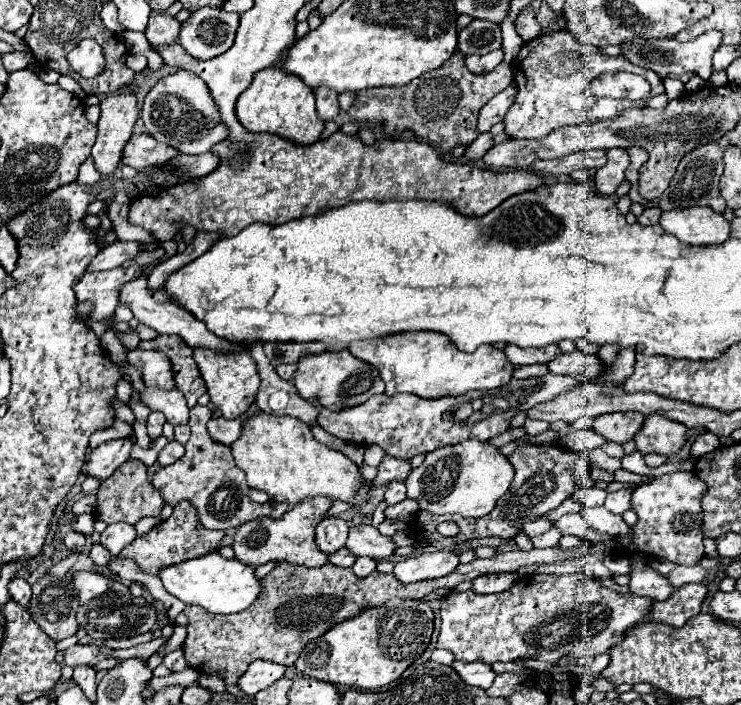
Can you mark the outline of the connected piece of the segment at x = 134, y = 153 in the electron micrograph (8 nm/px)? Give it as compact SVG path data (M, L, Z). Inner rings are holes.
M133 135L123 149L123 163L137 171L161 169L177 155L177 149L159 143L151 135Z

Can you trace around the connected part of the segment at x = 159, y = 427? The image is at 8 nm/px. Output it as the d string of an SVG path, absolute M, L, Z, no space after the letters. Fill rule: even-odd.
M151 413L149 419L147 419L147 431L149 431L149 437L155 441L157 437L161 437L163 433L163 423L165 423L165 417L161 417L161 413Z

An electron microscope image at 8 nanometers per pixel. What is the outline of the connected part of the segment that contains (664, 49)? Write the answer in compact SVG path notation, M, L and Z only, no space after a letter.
M707 31L695 41L689 43L679 43L675 39L635 39L629 43L623 43L621 47L625 49L625 59L629 59L635 65L641 65L645 69L655 71L659 77L687 77L687 75L699 75L701 79L709 79L713 73L713 63L711 57L713 53L721 47L723 37L721 31Z

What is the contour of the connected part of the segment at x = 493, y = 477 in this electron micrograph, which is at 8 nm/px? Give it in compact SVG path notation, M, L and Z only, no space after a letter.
M477 439L459 445L447 445L427 453L425 461L405 479L407 497L419 503L421 511L431 515L459 513L463 517L485 517L493 511L499 497L513 481L513 467L501 451Z

